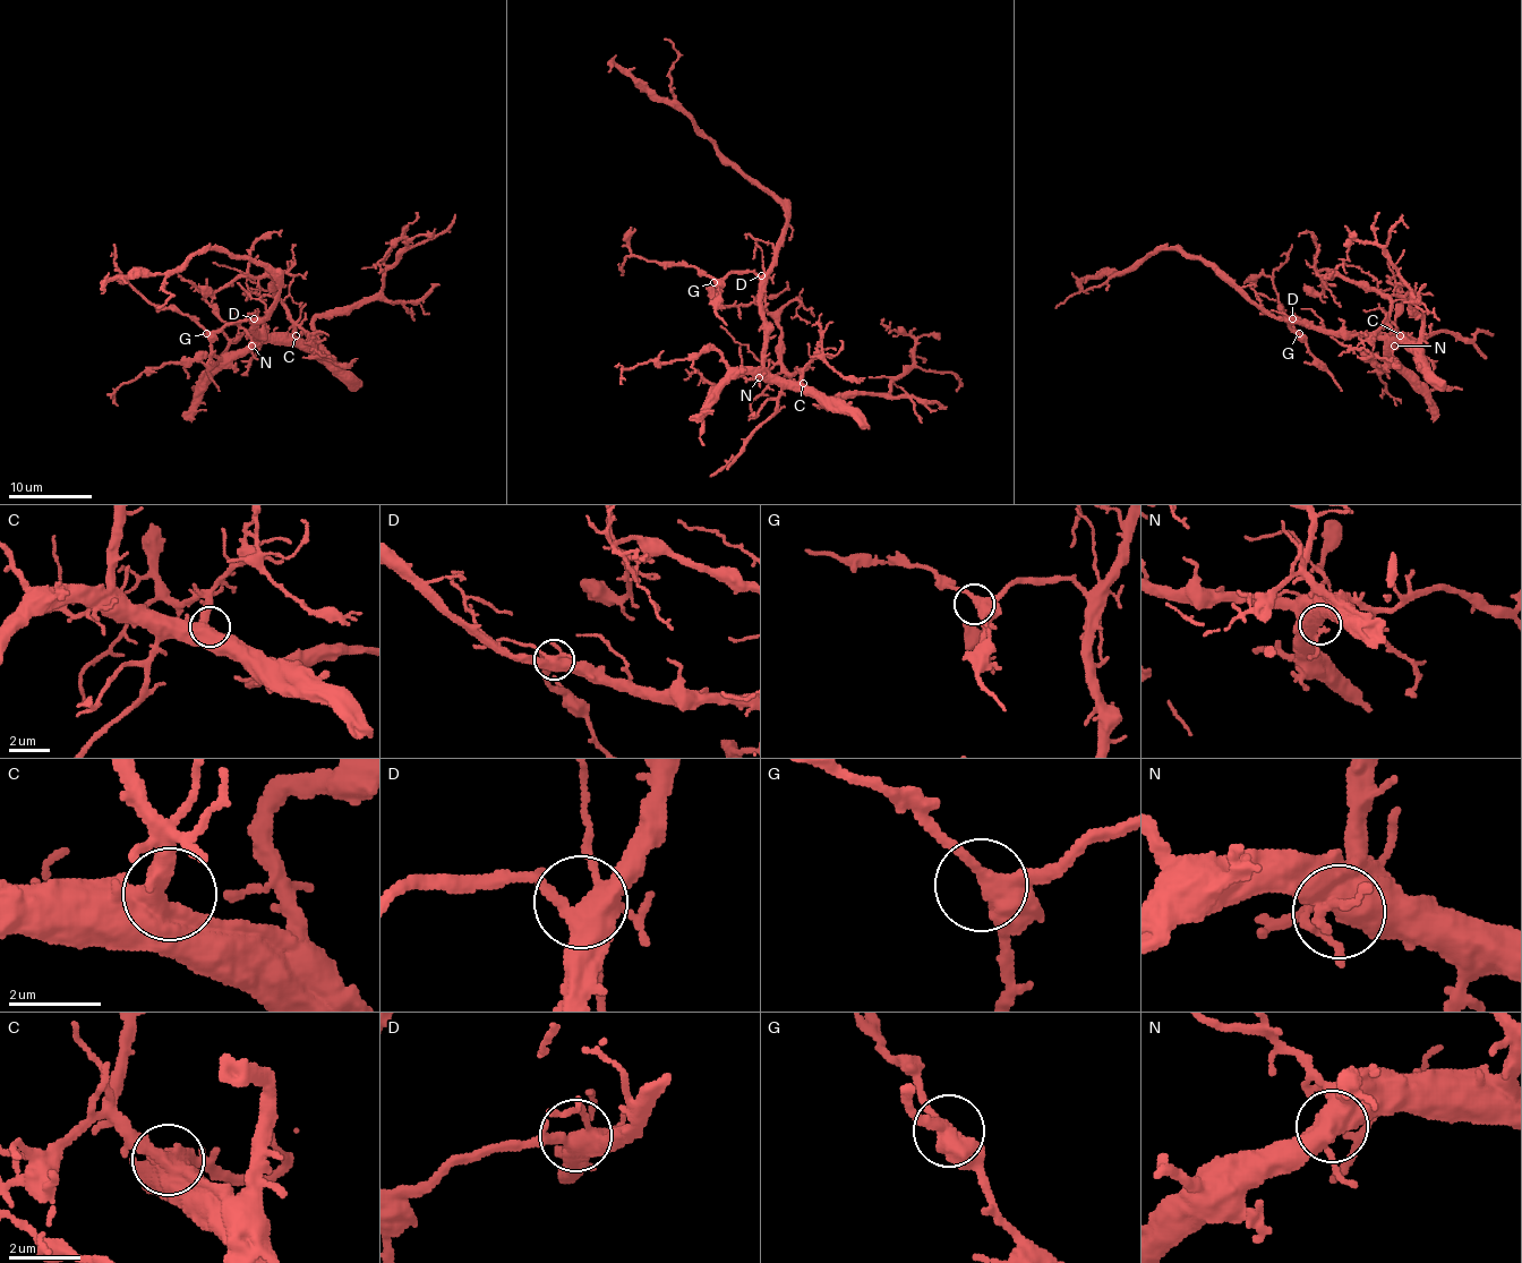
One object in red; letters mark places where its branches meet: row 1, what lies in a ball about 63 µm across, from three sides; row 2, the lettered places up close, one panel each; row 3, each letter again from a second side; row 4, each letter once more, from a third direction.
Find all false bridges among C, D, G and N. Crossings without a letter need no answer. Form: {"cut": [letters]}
{"cut": []}

